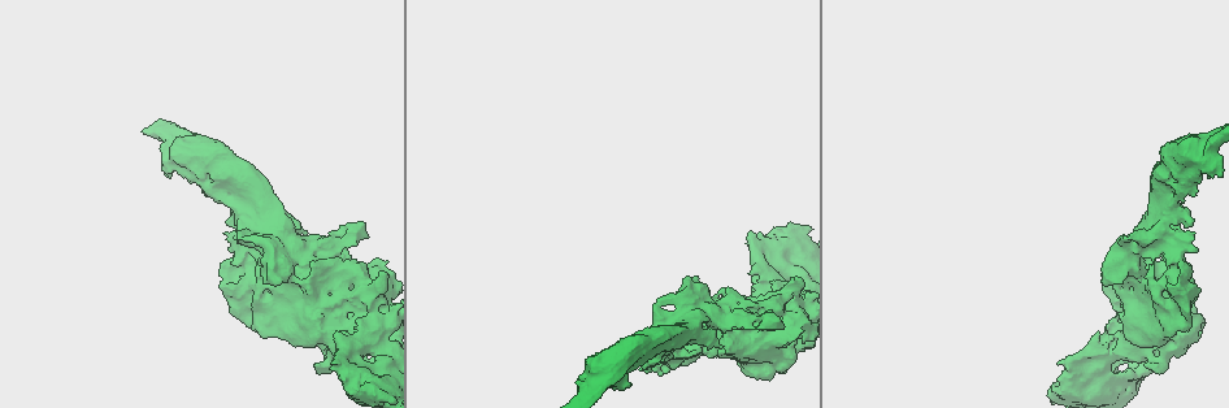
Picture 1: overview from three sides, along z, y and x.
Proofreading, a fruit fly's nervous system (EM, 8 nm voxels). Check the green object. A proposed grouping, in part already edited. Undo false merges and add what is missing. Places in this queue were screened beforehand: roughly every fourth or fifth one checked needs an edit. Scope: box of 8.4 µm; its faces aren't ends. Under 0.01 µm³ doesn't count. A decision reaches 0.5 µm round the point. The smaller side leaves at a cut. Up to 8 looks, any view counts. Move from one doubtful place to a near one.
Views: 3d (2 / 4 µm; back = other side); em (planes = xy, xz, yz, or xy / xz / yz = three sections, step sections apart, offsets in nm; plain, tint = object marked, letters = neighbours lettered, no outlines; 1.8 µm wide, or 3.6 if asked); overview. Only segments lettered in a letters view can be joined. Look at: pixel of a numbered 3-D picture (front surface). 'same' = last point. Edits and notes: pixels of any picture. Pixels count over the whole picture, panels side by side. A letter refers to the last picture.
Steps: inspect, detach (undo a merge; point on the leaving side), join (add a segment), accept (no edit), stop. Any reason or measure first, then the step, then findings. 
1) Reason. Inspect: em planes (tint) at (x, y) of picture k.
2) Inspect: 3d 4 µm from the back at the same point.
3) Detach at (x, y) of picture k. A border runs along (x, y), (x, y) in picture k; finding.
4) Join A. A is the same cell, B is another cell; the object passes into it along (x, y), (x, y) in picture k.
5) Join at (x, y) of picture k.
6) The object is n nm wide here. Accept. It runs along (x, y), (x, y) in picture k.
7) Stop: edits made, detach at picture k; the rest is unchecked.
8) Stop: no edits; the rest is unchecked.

Sharp bend. Inspect: em 3.6 µm planes (letters) at (1210, 148) of picture 1.

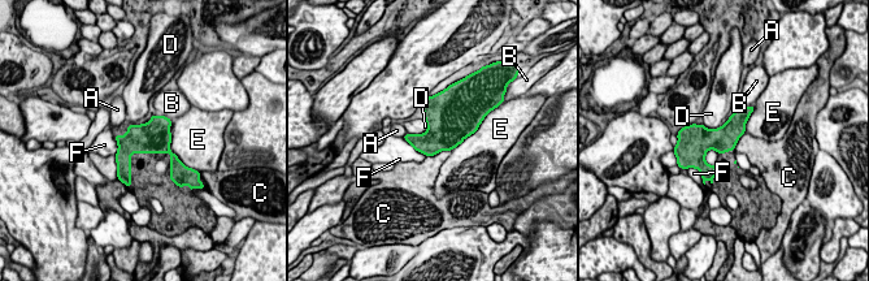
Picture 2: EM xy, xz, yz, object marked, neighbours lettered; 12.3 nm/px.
Accept. A, B, C, D, E and F are other cells; one cell here.

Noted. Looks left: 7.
Looks like a crossing. Inspect: em xy step 8 (letters) at (264, 226) of picture 1.

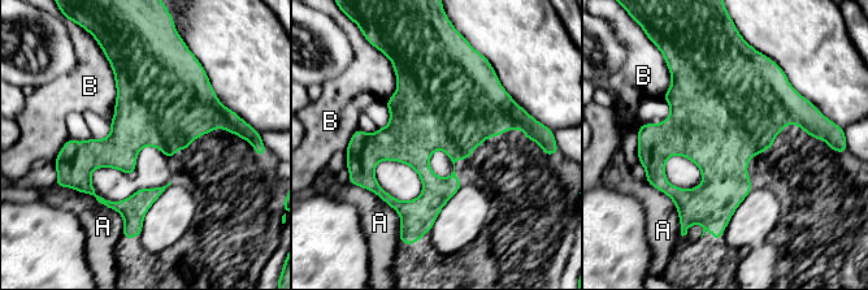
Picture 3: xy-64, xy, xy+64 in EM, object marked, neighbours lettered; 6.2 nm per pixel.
The longest contact is with B, 380 nm. Accept. A and B are other cells; a border runs along (108, 63), (116, 87), (111, 122) in picture 3; one cell here.

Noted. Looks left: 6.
Sudden change in width. Inspect: 3d 4 µm at (733, 340) of picture 1.

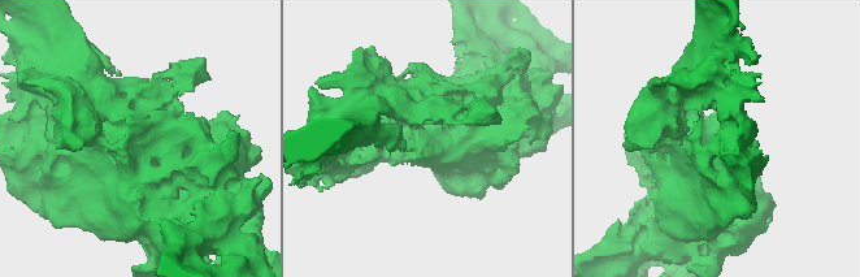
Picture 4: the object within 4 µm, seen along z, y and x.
Inspect: em 3.6 µm yz step 8 (tint) at (427, 141) of picture 4.

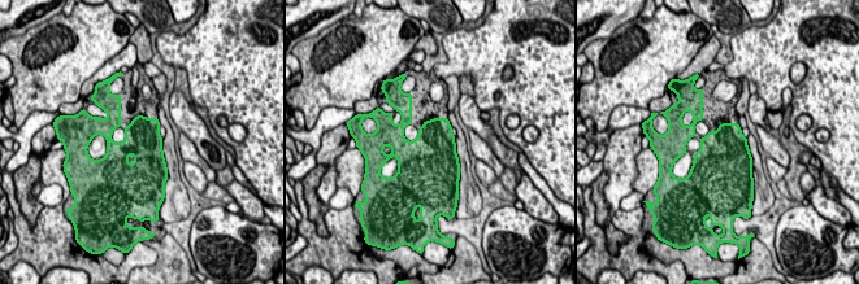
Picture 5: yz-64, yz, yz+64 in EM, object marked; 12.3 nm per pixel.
Another direction. Inspect: em 3.6 µm planes (letters) at the same point.

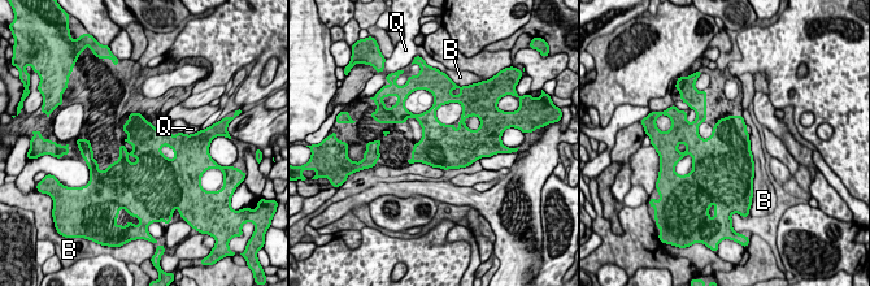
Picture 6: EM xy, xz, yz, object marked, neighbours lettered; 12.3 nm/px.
The object is 550 nm wide here. Accept. B and Q are other cells; all the same cell.

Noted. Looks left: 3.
Stop: no edits; the rest is unchecked.

